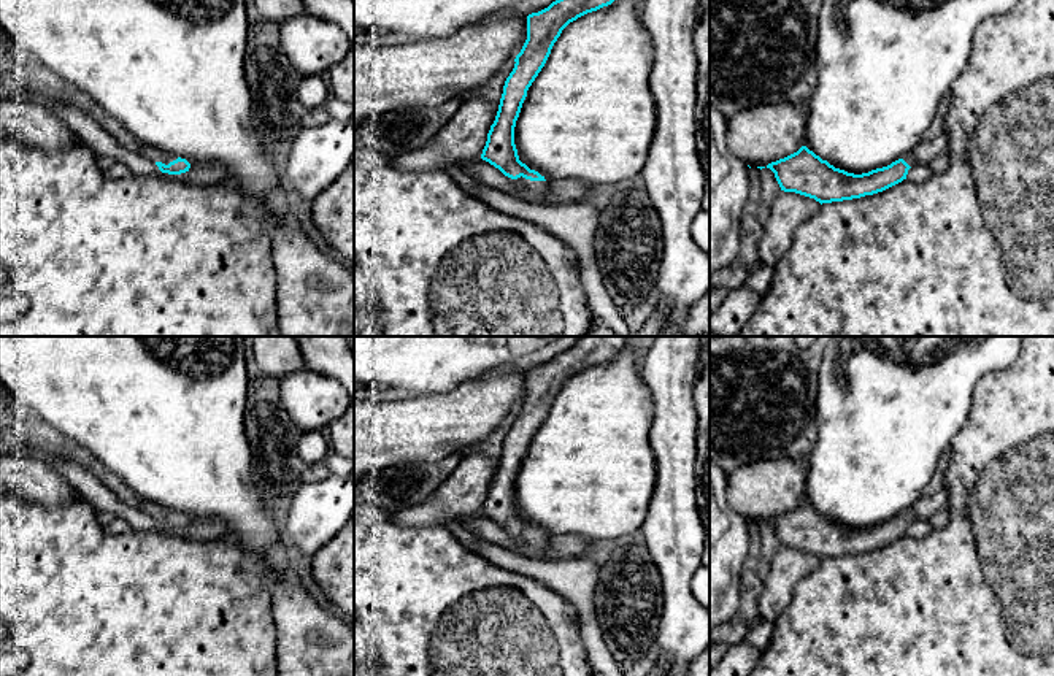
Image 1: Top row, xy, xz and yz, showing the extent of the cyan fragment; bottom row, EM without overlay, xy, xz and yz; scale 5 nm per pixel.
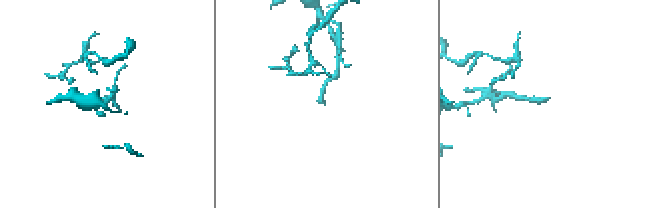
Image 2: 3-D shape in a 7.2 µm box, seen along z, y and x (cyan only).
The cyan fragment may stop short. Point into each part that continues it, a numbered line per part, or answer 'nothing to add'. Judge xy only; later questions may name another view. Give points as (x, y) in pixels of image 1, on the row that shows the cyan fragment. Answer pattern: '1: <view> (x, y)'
1: xy (154, 154)

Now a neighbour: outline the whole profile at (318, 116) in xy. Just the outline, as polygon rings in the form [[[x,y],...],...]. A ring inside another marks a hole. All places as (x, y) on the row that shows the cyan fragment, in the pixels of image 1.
[[[317,106],[314,109],[306,109],[300,122],[302,127],[317,127],[327,124],[330,119],[332,117],[325,106]]]

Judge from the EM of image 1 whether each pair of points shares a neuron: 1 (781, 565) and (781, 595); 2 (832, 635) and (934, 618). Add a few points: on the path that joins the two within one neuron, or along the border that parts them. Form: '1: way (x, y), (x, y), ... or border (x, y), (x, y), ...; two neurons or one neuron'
1: way (781, 573), (781, 587); one neuron
2: way (857, 635), (908, 635); one neuron

